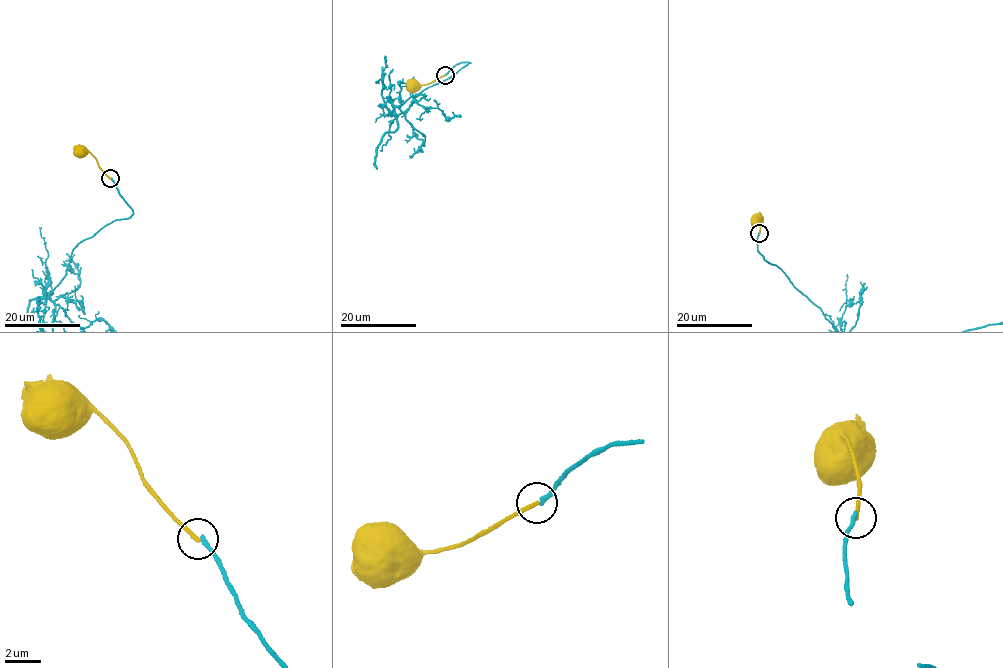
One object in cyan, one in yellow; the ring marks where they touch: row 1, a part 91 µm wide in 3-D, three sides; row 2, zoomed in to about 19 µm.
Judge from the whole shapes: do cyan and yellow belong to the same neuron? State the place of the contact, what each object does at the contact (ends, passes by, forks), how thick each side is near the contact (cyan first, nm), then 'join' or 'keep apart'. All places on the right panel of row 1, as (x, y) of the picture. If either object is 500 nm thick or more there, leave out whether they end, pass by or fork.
place (759, 233); cyan ends; yellow ends; calibres 240 and 220 nm; keep apart

